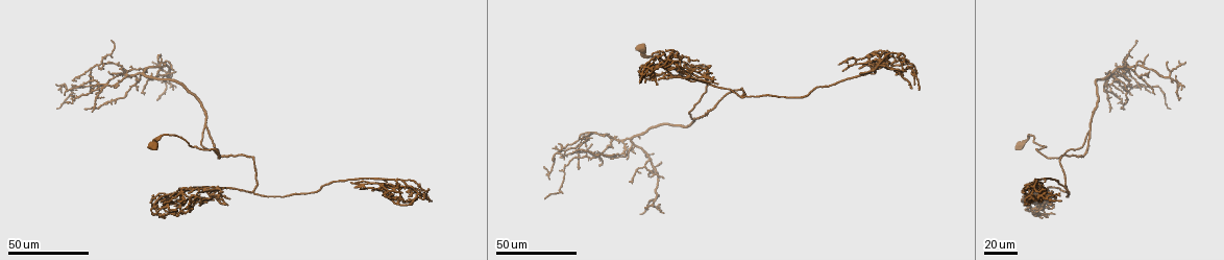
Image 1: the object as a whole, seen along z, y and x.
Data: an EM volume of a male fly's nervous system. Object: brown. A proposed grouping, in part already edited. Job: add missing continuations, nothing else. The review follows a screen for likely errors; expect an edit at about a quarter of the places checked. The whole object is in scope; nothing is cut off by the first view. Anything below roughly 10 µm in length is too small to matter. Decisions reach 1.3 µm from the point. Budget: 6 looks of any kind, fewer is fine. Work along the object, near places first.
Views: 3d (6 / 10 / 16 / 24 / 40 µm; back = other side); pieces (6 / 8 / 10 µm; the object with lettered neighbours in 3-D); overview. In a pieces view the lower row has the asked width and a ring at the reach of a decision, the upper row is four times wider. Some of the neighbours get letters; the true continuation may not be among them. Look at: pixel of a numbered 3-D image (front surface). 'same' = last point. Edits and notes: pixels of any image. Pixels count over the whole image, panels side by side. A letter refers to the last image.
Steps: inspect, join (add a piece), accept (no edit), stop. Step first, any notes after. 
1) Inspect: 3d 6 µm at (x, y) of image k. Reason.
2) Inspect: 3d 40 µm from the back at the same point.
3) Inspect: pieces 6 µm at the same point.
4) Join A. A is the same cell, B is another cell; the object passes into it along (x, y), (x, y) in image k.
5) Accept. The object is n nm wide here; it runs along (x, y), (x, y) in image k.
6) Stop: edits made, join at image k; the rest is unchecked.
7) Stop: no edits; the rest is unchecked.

Inspect: 3d 24 µm at (847, 64) of image 1. Thin end.

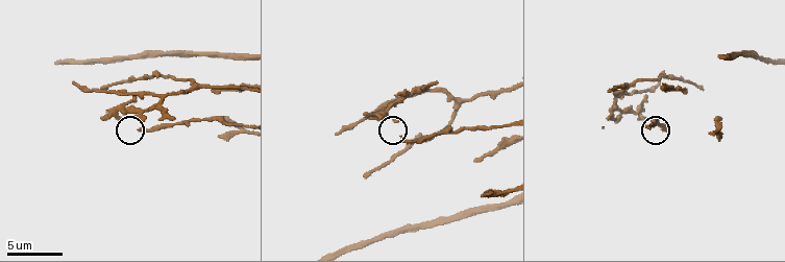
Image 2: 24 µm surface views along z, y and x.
Inspect: pieces 8 µm at (141, 130) of image 2.

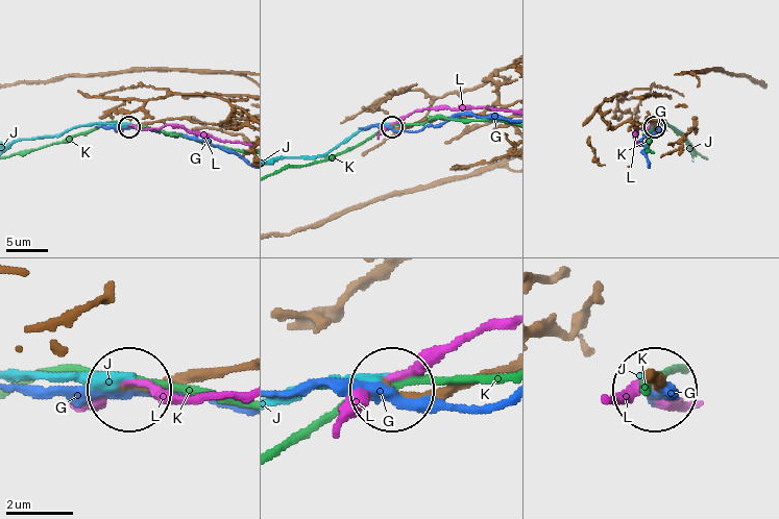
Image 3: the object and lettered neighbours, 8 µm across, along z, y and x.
Accept. G, J, K and L are other cells; none of them fits.

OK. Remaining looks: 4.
Inspect: 3d 40 µm at (919, 91) of image 1. An open end.

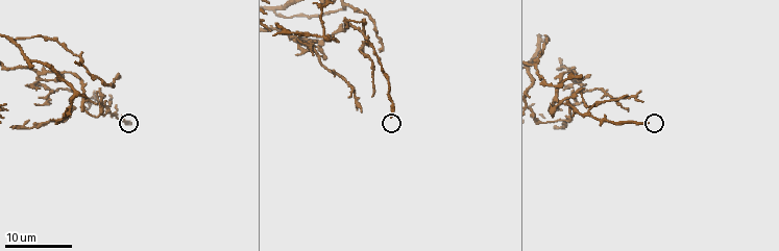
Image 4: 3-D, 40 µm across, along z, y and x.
Inspect: pieces 10 µm at (391, 114) of image 4.

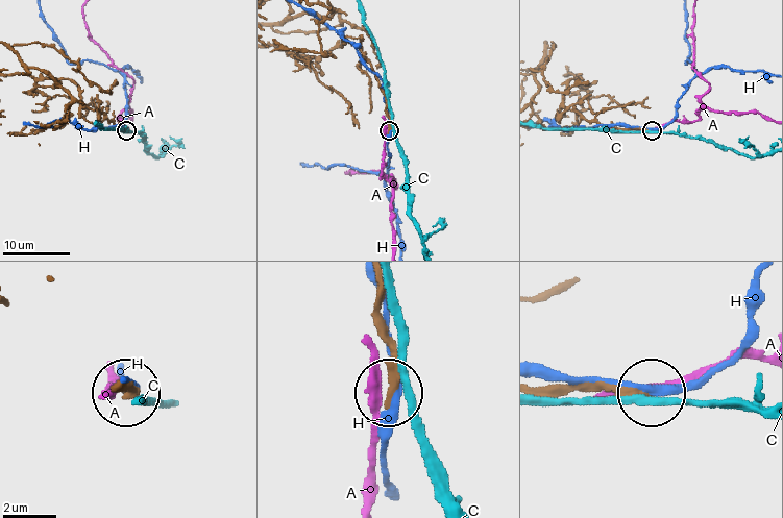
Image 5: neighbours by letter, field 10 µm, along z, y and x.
Accept. The object is 220 nm wide here; A, C and H are other cells; it runs along (537, 389), (650, 394) in image 5; none of them fits.

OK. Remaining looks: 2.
Inspect: 3d 40 µm at (224, 188) of image 1. An open end.

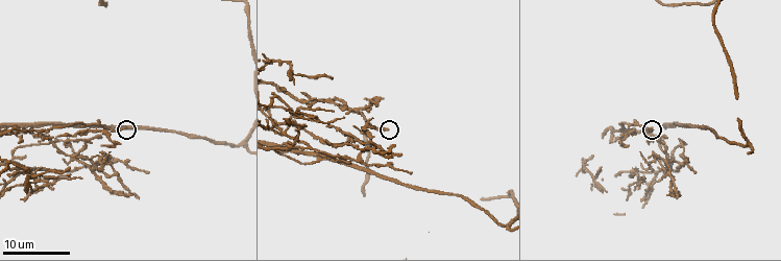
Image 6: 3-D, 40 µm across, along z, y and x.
Inspect: pieces 10 µm at (387, 131) of image 6. What lies round it.

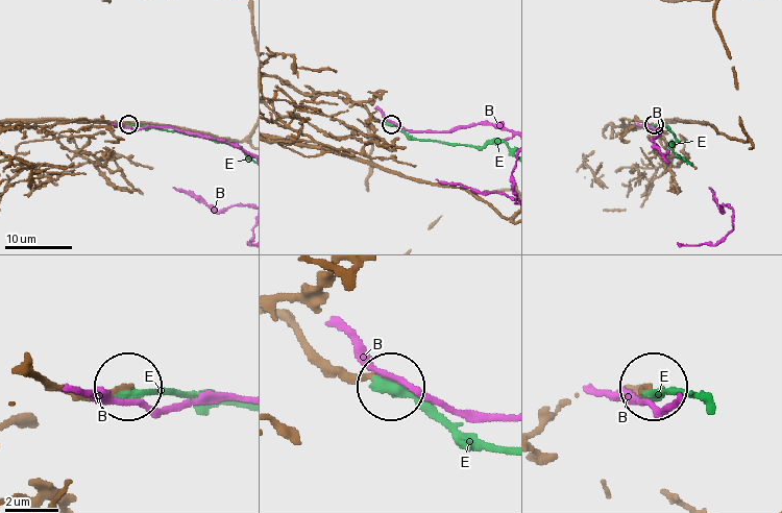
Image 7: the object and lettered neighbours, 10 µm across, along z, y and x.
Accept. B and E are other cells; it runs along (292, 84), (315, 96), (343, 94), (390, 123) in image 7; none of them fits.

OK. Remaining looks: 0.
Stop: no edits; the rest is unchecked.

